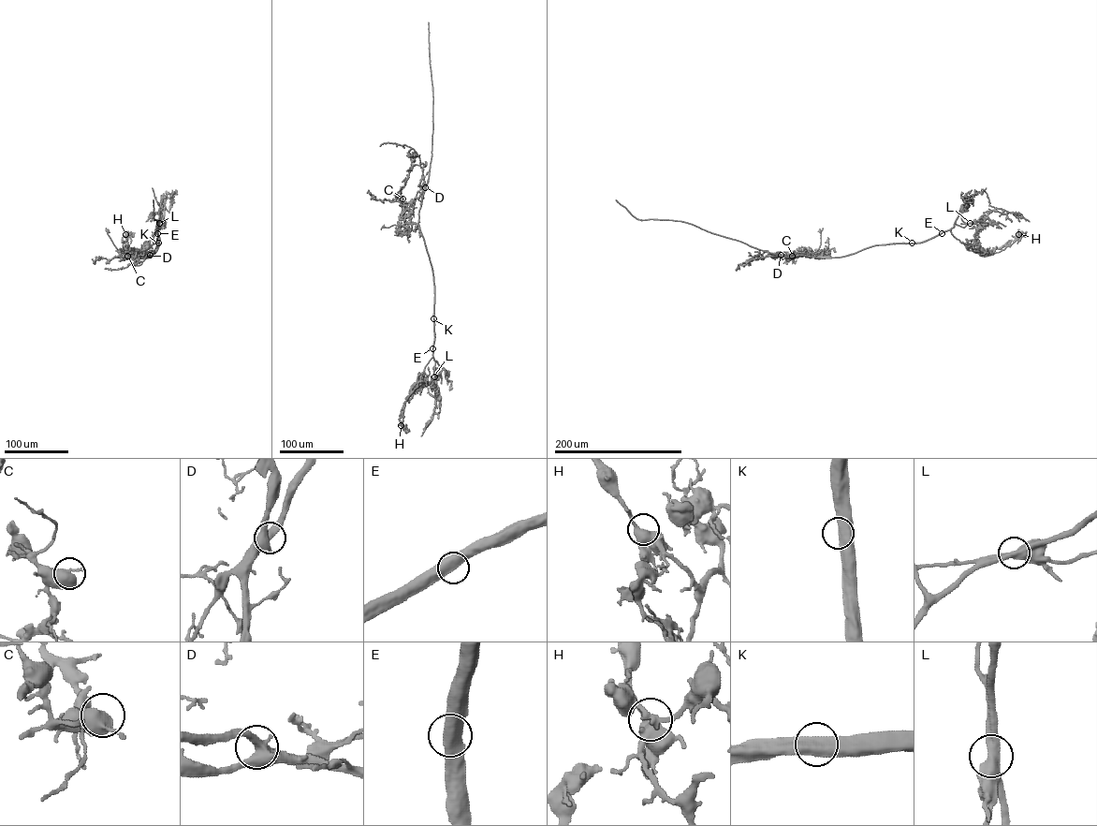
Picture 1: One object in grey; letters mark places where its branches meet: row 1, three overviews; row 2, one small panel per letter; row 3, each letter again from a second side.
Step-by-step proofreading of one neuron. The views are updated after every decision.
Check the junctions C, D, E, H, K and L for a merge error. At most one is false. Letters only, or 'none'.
none

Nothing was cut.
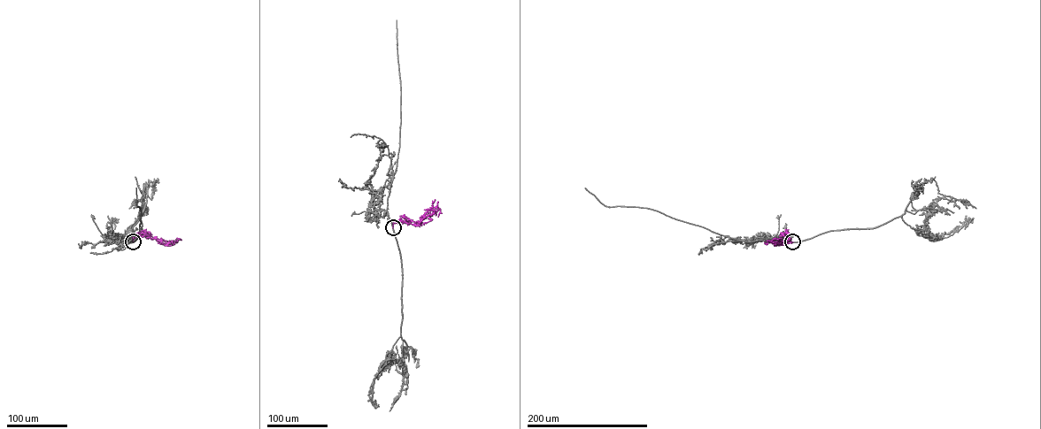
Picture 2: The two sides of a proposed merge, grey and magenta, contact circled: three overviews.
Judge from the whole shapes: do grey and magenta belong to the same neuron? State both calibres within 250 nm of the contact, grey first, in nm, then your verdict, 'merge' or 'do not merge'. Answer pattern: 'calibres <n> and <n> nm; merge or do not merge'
calibres 480 and 280 nm; merge

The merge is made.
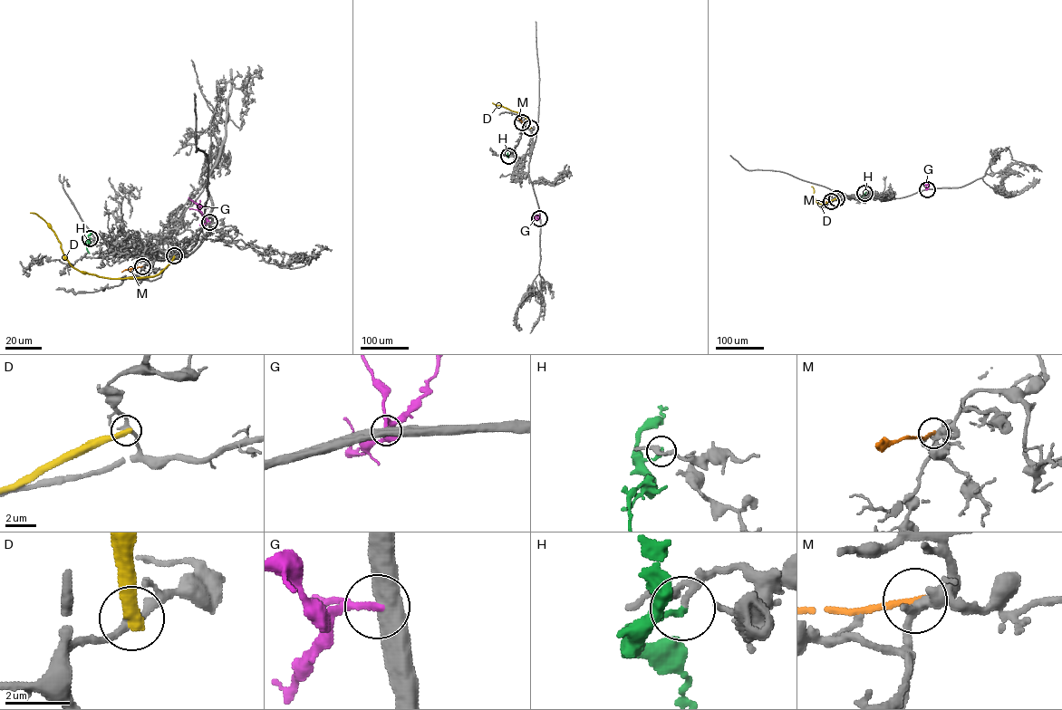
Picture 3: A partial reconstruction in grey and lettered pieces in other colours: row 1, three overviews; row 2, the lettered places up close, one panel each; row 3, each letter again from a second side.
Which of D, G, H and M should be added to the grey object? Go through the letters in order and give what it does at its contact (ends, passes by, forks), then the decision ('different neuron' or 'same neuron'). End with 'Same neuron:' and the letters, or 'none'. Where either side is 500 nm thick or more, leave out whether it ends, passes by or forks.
D: it ends; different neuron
G: different neuron
H: it ends; same neuron
M: it ends; different neuron
Same neuron: H

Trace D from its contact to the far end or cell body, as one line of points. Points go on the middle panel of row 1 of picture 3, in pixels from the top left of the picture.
D: (530, 128), (522, 114), (492, 102)

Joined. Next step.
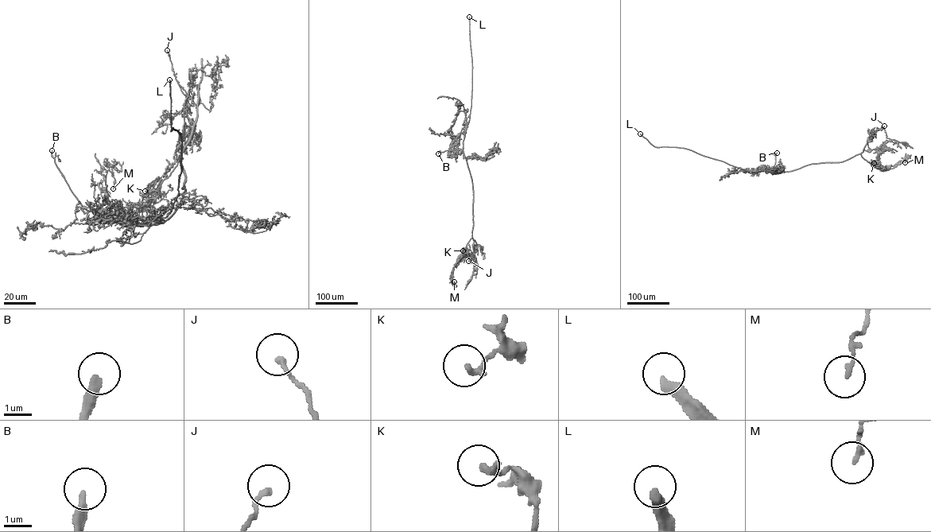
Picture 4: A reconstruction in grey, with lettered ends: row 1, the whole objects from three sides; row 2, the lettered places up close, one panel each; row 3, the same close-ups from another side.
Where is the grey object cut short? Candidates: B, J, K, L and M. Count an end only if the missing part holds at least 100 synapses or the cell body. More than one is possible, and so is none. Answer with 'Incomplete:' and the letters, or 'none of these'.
Incomplete: B, L

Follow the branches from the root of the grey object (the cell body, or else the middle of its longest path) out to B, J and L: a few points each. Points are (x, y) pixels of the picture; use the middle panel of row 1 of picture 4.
B: (467, 162), (462, 149), (438, 153)
J: (467, 162), (473, 189), (473, 268), (473, 263), (468, 261)
L: (467, 162), (463, 149), (471, 104), (469, 17)

